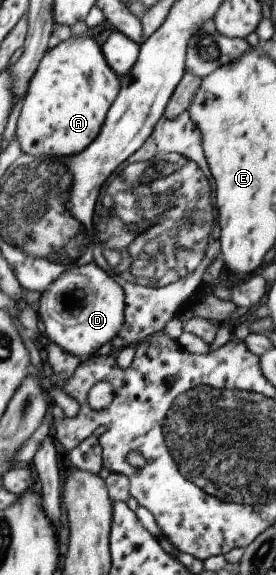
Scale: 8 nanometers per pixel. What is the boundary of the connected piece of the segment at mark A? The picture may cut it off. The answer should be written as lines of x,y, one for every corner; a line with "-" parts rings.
88,33
88,37
72,35
68,40
49,48
38,63
27,88
23,106
19,112
17,131
21,152
33,157
74,157
82,152
99,135
112,103
118,96
120,77
107,63
101,46

